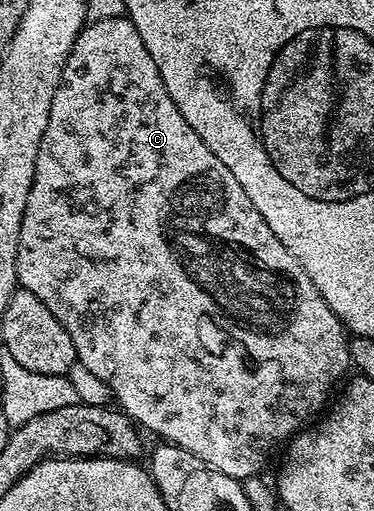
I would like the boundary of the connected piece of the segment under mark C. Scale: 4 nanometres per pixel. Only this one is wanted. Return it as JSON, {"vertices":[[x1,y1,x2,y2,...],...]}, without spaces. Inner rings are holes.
{"vertices":[[126,16,97,18,89,21,81,30,80,35,76,37,74,48,68,53,68,59,64,65,64,77,50,104,46,132,40,141,38,160,34,164,34,180,30,188,30,196,26,200,26,212,22,216,21,236,17,252,17,280,23,289,34,292,34,296,38,296,38,300,42,300,42,304,46,304,46,308,50,308,50,312,54,312,54,316,60,321,62,328,66,328,66,332,70,332,70,340,74,340,76,361,81,362,86,368,90,368,90,372,94,372,94,376,106,380,115,405,123,410,136,423,137,427,143,428,145,431,148,429,152,434,161,434,164,437,161,439,165,443,180,446,186,452,201,458,210,468,231,478,247,480,247,478,254,477,267,464,268,457,275,452,276,446,283,447,301,427,311,423,325,409,332,385,347,370,350,370,348,361,349,335,346,333,344,325,340,323,340,318,334,316,334,312,328,307,326,300,322,300,322,296,318,292,318,288,314,288,310,276,306,276,306,272,302,272,302,264,298,264,298,260,294,260,294,256,290,256,290,252,286,252,286,248,282,248,282,240,278,240,278,236,274,236,274,232,270,232,270,224,266,224,266,220,262,220,258,208,254,208,254,204,250,204,250,196,246,196,246,192,242,192,242,184,238,184,238,180,234,180,234,172,230,172,230,168,226,168,226,164,222,164,222,160,218,160,218,156,214,156,214,152,210,152,210,148,206,148,206,144,200,139,198,132,194,132,194,128,190,128,190,124,186,124,186,116,182,116,182,112,178,112,178,104,174,104,174,100,170,100,170,92,166,92,166,84,162,84,158,64,154,64,150,52,146,52,146,44,142,44,142,36,138,36,138,28,134,28,134,24]]}

